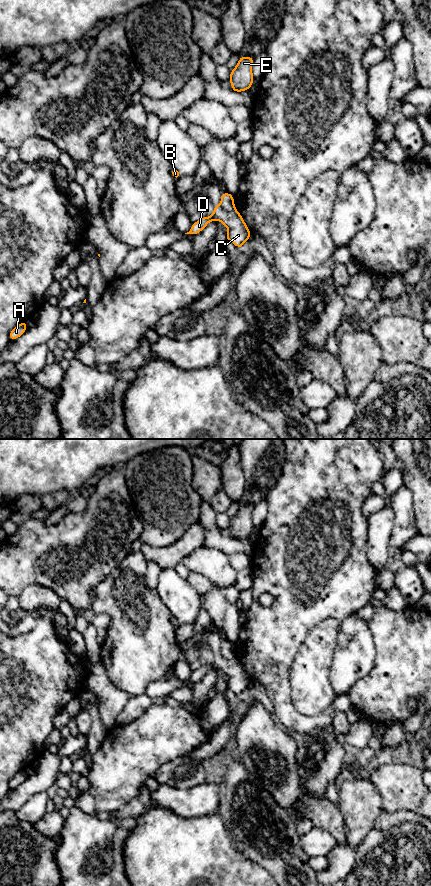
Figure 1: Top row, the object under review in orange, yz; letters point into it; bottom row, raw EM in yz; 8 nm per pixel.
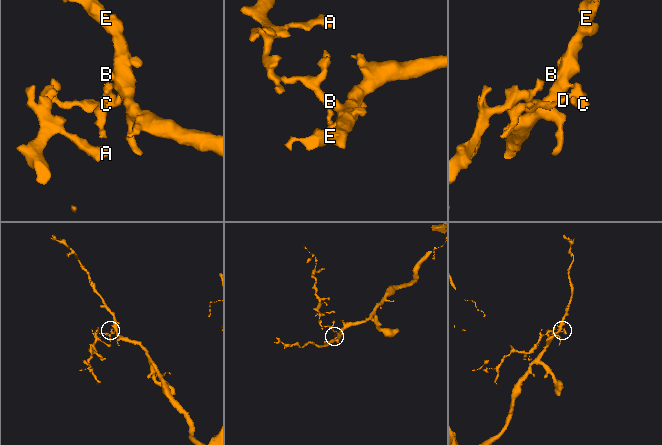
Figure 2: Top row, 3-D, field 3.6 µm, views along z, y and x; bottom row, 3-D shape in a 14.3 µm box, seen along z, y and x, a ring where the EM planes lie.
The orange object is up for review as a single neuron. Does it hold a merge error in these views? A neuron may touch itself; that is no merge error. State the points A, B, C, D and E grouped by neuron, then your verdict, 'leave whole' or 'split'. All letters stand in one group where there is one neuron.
A C D / B E | split

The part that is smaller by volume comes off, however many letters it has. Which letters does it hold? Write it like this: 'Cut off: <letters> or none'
Cut off: A, C, D

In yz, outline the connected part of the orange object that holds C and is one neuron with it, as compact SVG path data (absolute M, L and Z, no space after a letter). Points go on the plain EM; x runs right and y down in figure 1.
M214 653L213 662L208 665L201 665L199 669L192 671L190 679L185 682L196 683L211 669L221 669L228 676L228 682L225 686L236 695L242 696L243 692L249 688L251 679L248 677L241 662L236 658L225 659L221 653Z

